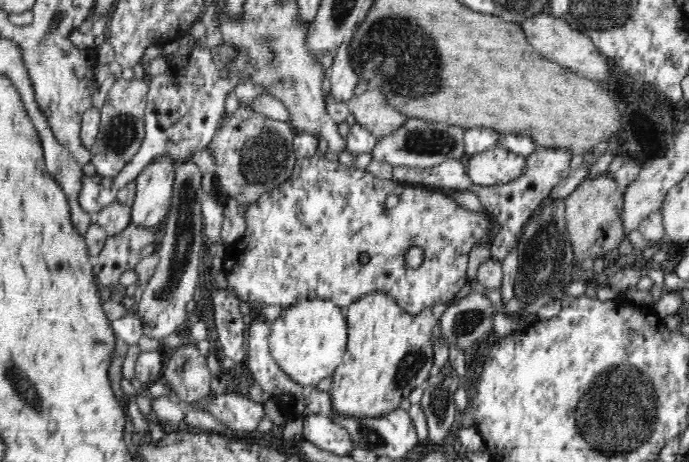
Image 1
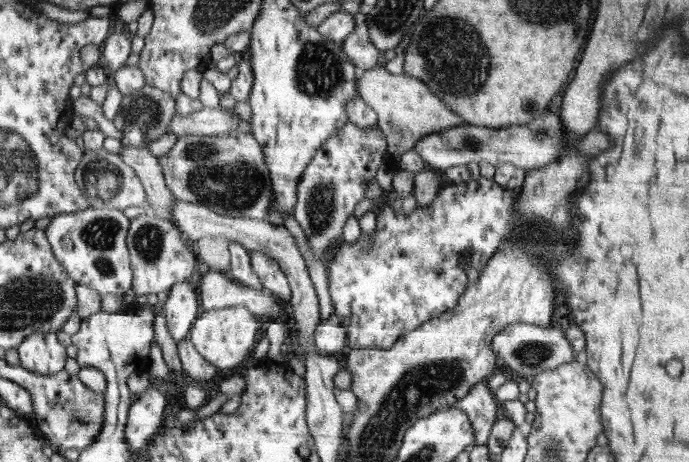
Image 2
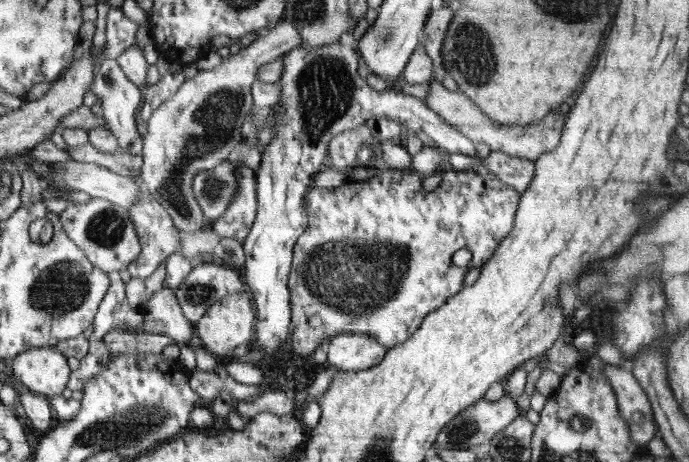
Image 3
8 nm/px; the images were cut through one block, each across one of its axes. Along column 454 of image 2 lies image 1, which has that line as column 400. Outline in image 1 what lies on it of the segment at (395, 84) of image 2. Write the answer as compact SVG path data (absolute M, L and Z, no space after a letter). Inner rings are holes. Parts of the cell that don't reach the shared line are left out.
M370 88L364 94L356 95L347 102L355 122L365 126L377 140L398 130L408 116L387 101L379 88Z

